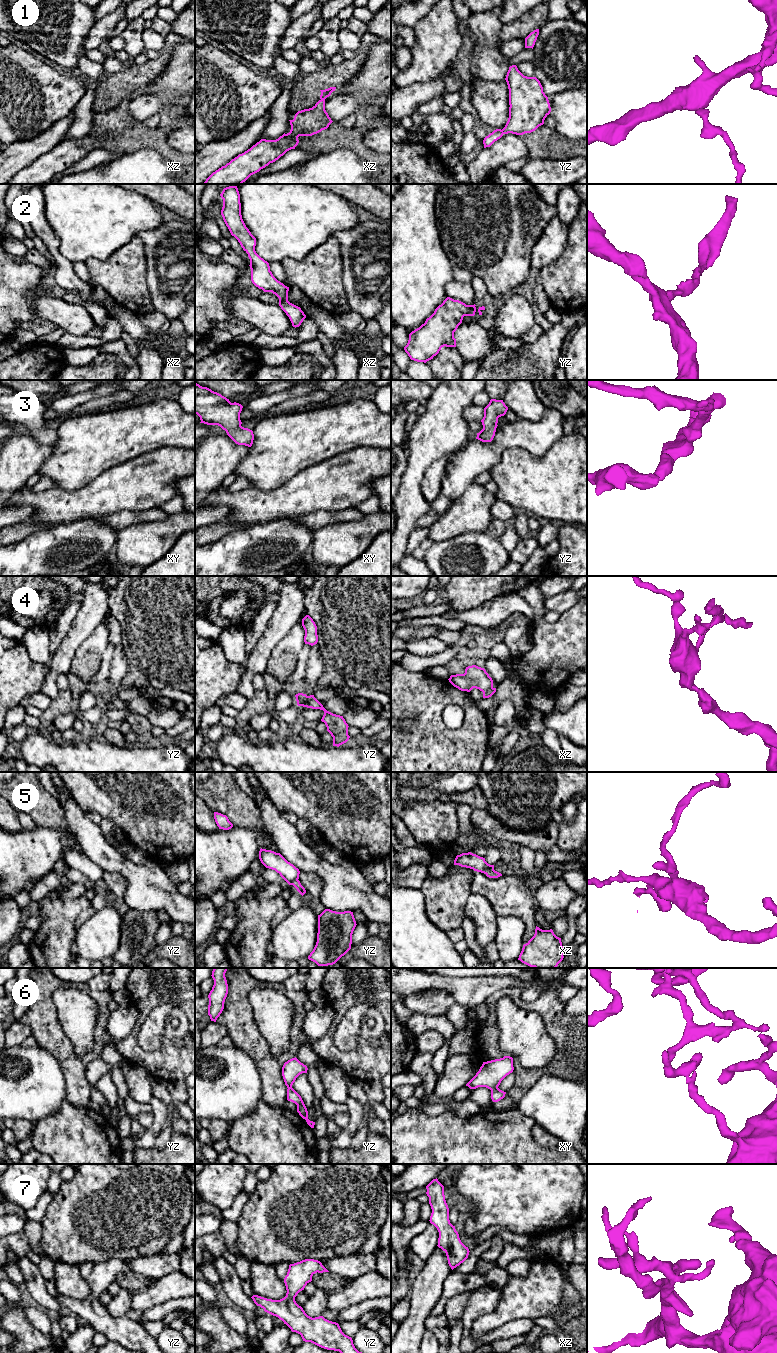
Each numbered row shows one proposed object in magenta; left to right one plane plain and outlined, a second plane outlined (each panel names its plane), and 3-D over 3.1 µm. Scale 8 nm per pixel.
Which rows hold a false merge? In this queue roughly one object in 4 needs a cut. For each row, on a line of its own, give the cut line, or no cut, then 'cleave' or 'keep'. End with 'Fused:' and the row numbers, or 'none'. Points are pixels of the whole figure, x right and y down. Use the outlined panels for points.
1: no cut | keep
2: no cut | keep
3: no cut | keep
4: no cut | keep
5: xz (494, 870), (485, 873) | cleave
6: no cut | keep
7: no cut | keep
Fused: 5

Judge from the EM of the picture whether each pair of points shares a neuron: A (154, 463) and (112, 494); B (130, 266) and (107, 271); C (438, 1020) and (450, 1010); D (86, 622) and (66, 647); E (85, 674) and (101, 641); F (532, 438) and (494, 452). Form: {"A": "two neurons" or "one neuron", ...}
{"A": "one neuron", "B": "one neuron", "C": "two neurons", "D": "one neuron", "E": "one neuron", "F": "one neuron"}

